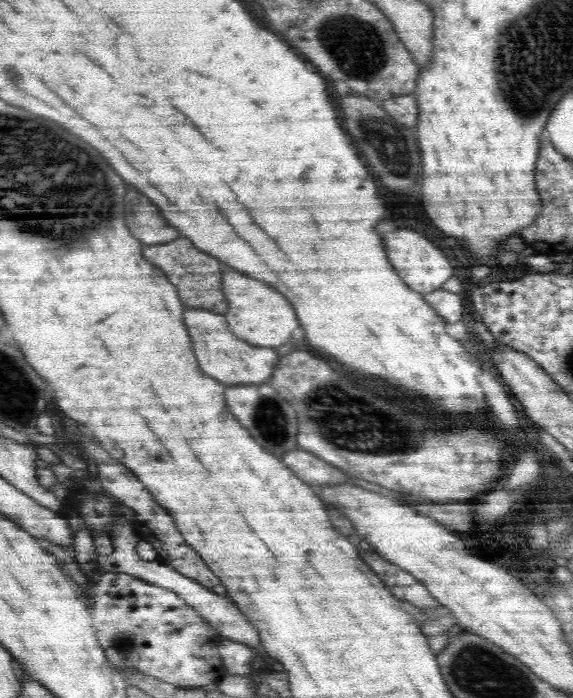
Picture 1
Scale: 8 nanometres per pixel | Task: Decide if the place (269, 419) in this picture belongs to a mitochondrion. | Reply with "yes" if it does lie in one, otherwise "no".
yes

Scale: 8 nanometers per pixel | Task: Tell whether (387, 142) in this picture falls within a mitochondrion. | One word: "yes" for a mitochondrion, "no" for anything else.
yes

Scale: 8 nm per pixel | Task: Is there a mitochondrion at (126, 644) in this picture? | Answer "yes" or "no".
yes

